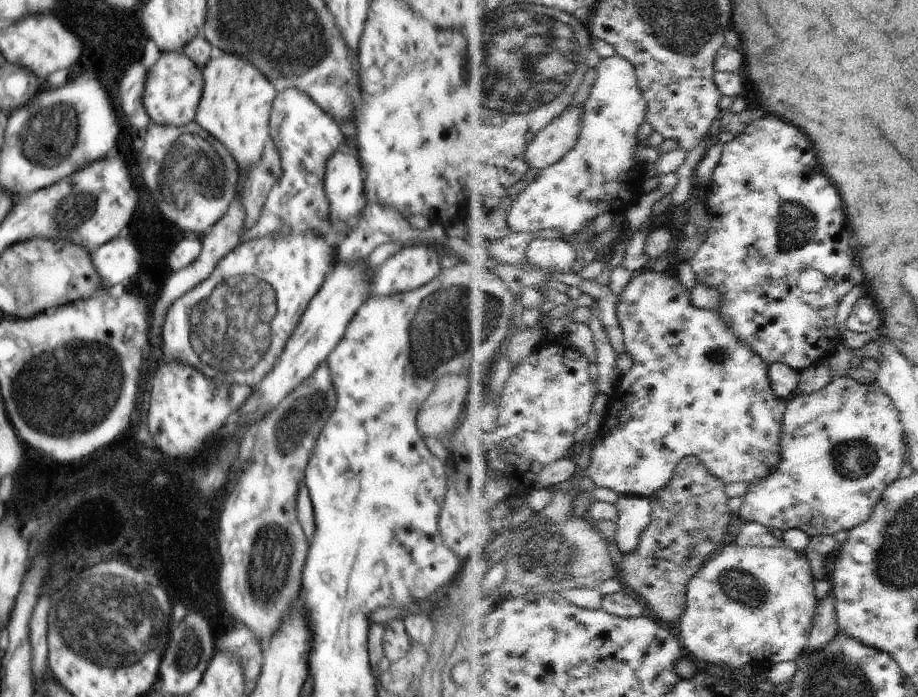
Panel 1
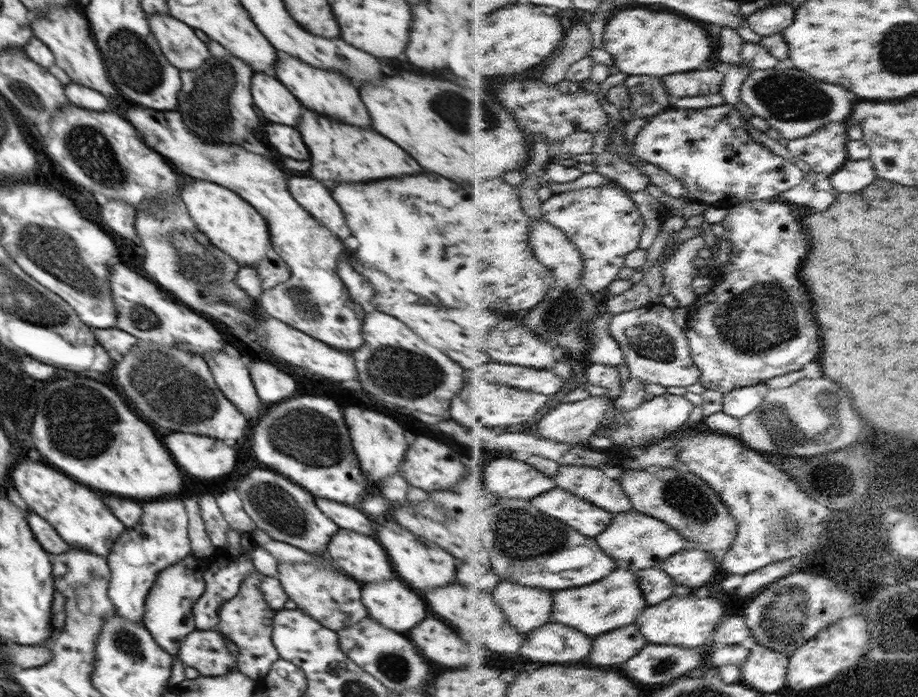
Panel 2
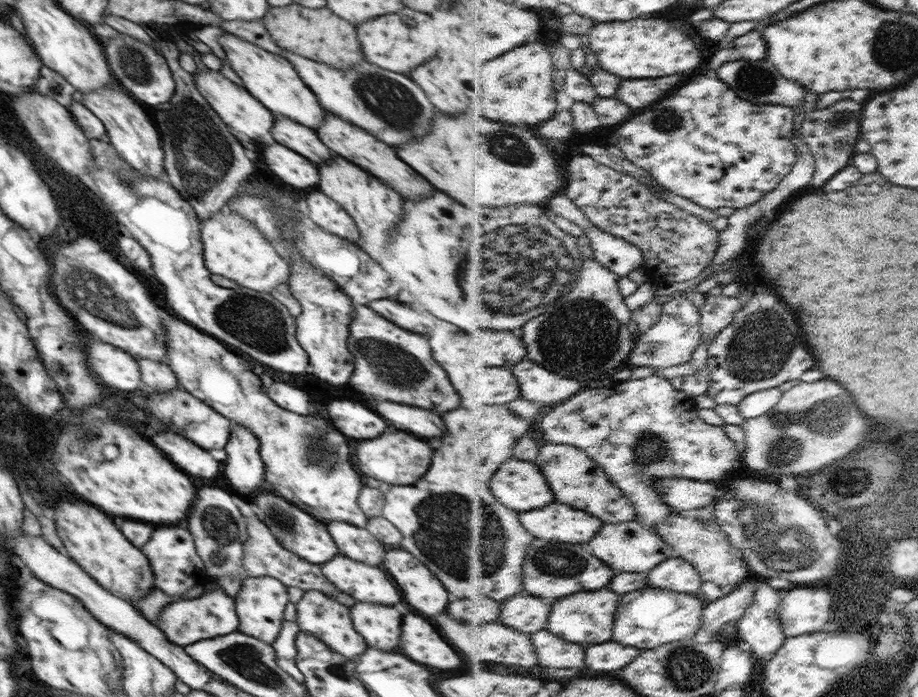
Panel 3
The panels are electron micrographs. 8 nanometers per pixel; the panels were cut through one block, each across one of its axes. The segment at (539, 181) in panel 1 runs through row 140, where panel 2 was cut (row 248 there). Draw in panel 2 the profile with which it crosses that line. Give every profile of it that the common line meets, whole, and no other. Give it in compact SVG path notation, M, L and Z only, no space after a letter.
M619 183L554 193L543 206L547 222L558 226L578 245L585 256L582 284L593 293L609 288L627 266L628 255L640 248L646 220L635 211L634 201Z

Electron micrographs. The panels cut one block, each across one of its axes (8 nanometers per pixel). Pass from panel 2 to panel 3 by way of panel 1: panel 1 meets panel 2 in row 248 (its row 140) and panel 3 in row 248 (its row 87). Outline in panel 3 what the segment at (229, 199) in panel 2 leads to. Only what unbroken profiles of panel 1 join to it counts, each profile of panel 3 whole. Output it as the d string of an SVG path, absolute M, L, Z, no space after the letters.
M216 212L208 220L204 220L201 232L203 259L206 260L205 267L214 276L224 276L240 286L270 293L278 284L288 283L290 264L274 250L274 246L253 223L234 212Z

